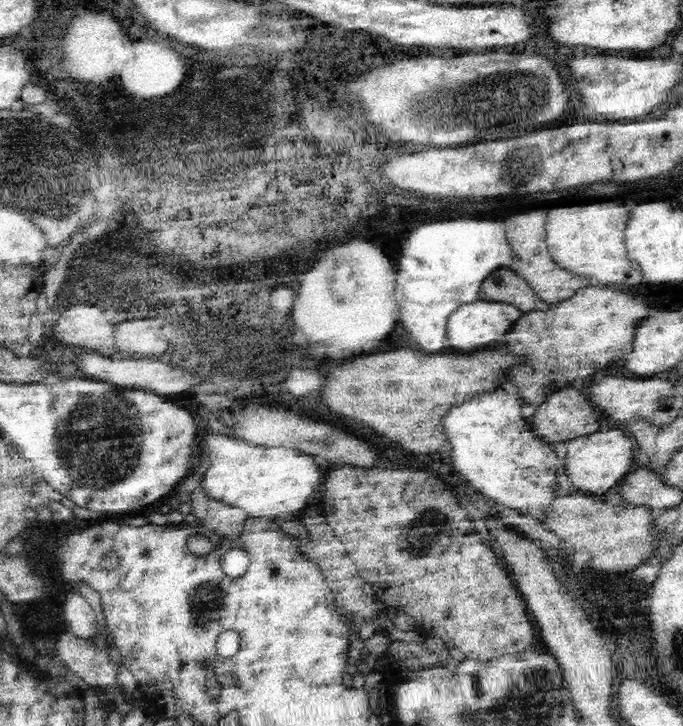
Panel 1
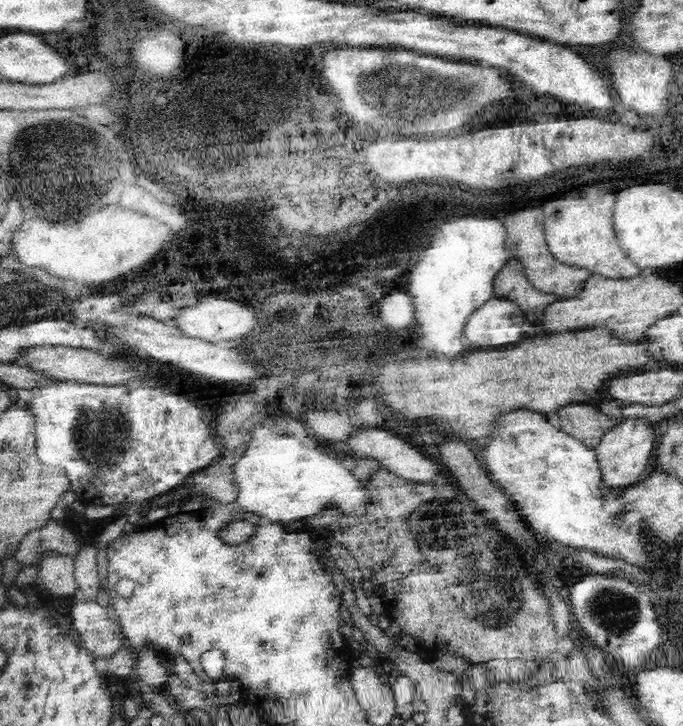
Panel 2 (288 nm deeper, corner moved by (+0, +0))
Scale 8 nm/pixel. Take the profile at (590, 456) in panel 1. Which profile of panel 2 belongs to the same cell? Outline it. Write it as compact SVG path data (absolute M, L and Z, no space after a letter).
M628 418L624 422L620 422L618 426L614 426L612 430L604 432L604 436L600 438L600 444L594 446L594 456L596 456L596 464L600 468L600 484L606 490L614 490L620 492L624 488L630 488L634 484L638 484L638 480L644 476L652 454L654 454L654 428L650 422L644 422L642 418Z

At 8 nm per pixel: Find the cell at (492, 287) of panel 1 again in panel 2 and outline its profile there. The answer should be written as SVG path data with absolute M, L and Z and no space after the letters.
M512 258L504 264L504 268L496 274L494 284L496 284L494 298L510 300L510 302L518 304L524 310L528 322L540 320L540 316L544 314L544 308L558 300L558 296L538 292L528 282L526 272L524 272L524 264L518 258Z

